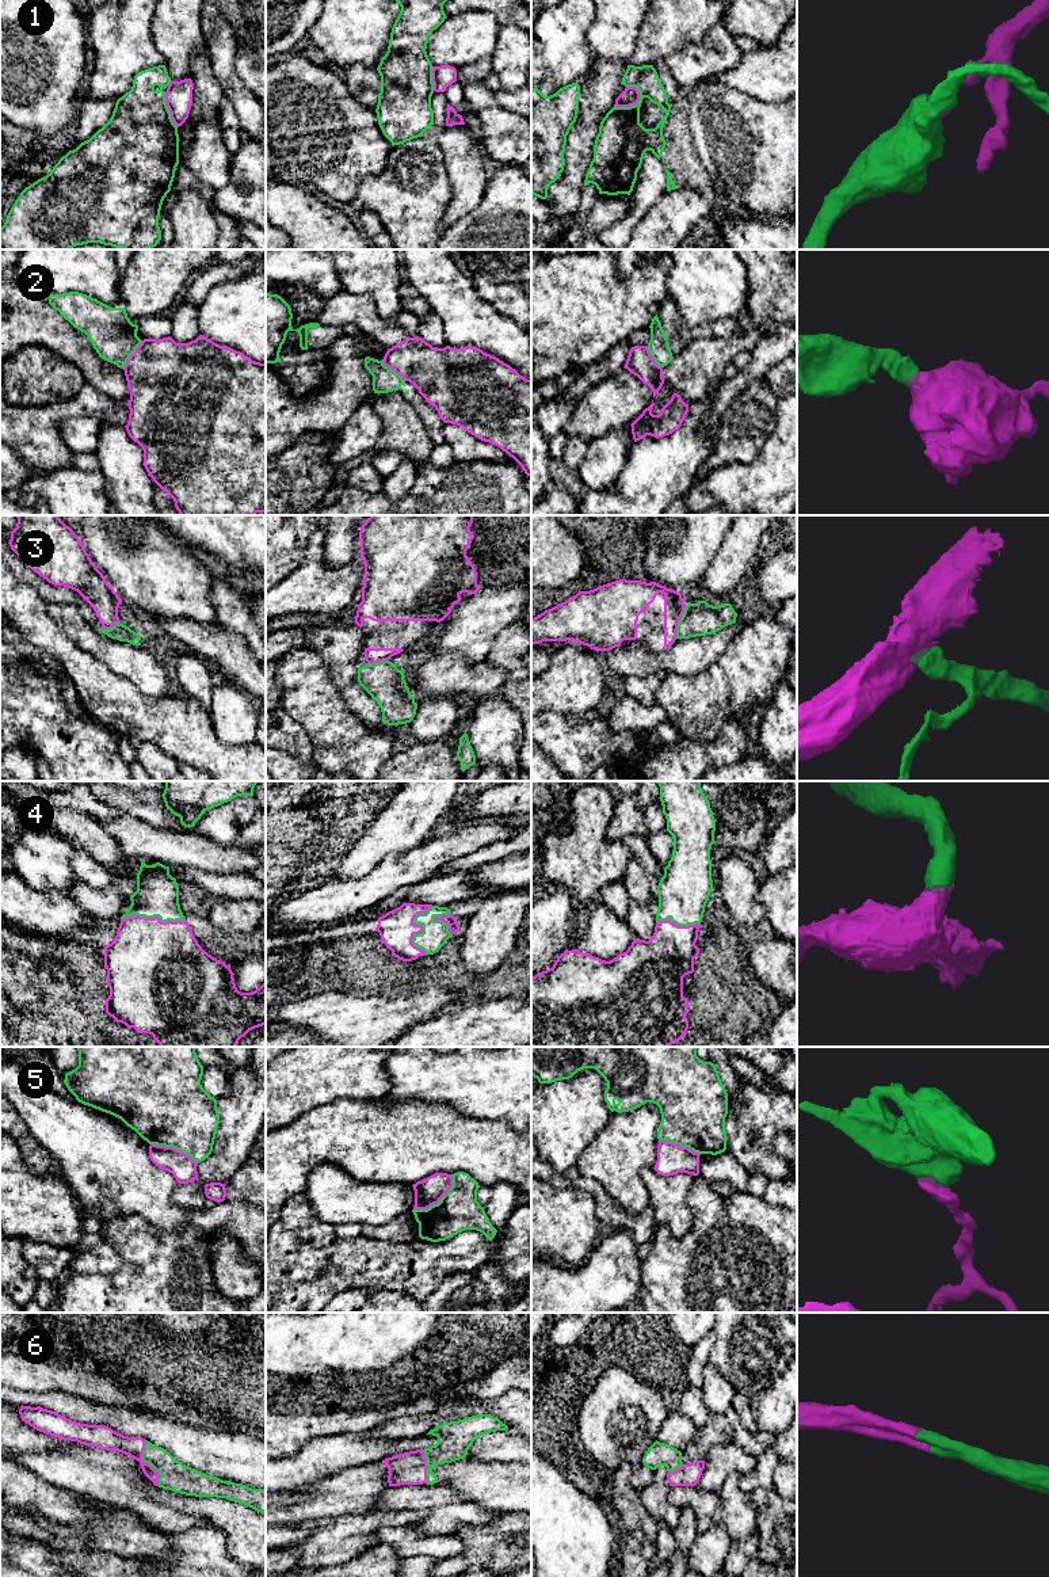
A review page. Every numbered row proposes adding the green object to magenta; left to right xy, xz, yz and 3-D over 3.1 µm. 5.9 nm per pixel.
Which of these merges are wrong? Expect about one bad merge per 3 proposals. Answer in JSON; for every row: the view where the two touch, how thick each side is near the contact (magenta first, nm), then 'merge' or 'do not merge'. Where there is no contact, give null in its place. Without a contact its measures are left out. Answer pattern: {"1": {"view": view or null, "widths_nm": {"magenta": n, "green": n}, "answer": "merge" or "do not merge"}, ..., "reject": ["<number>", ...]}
{"1": {"view": "yz", "widths_nm": {"magenta": 110, "green": 300}, "answer": "do not merge"}, "2": {"view": "xy", "widths_nm": {"magenta": 460, "green": 280}, "answer": "do not merge"}, "3": {"view": "yz", "widths_nm": {"magenta": 130, "green": 200}, "answer": "do not merge"}, "4": {"view": "xz", "widths_nm": {"magenta": 220, "green": 160}, "answer": "merge"}, "5": {"view": "xz", "widths_nm": {"magenta": 160, "green": 240}, "answer": "do not merge"}, "6": {"view": "xy", "widths_nm": {"magenta": 120, "green": 170}, "answer": "merge"}, "reject": ["1", "2", "3", "5"]}

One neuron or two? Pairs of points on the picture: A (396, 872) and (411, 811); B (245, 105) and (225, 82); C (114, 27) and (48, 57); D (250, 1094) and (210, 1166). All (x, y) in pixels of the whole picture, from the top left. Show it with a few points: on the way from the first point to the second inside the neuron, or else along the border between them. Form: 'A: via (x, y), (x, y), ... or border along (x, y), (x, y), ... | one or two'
A: border along (428, 838), (408, 850), (385, 856), (372, 868) | two
B: via (243, 99), (231, 87) | one
C: border along (86, 19), (87, 44), (90, 46) | two
D: via (243, 1112), (233, 1143), (228, 1149) | one

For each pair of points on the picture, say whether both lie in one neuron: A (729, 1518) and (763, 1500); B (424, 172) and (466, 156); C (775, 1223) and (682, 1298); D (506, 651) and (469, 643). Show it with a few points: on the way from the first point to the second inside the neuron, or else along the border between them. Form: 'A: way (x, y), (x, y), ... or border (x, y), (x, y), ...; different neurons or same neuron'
A: border (750, 1496), (756, 1508), (756, 1528); different neurons
B: border (435, 140), (442, 152), (451, 195); different neurons
C: way (756, 1248), (717, 1287), (710, 1287), (706, 1291); same neuron
D: border (511, 623), (485, 659); different neurons

